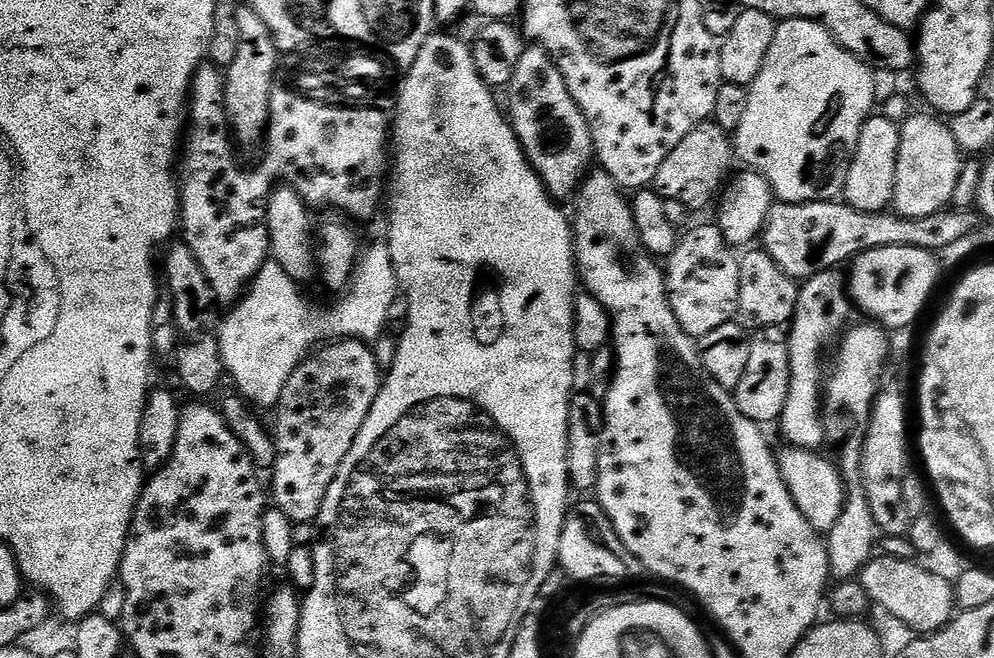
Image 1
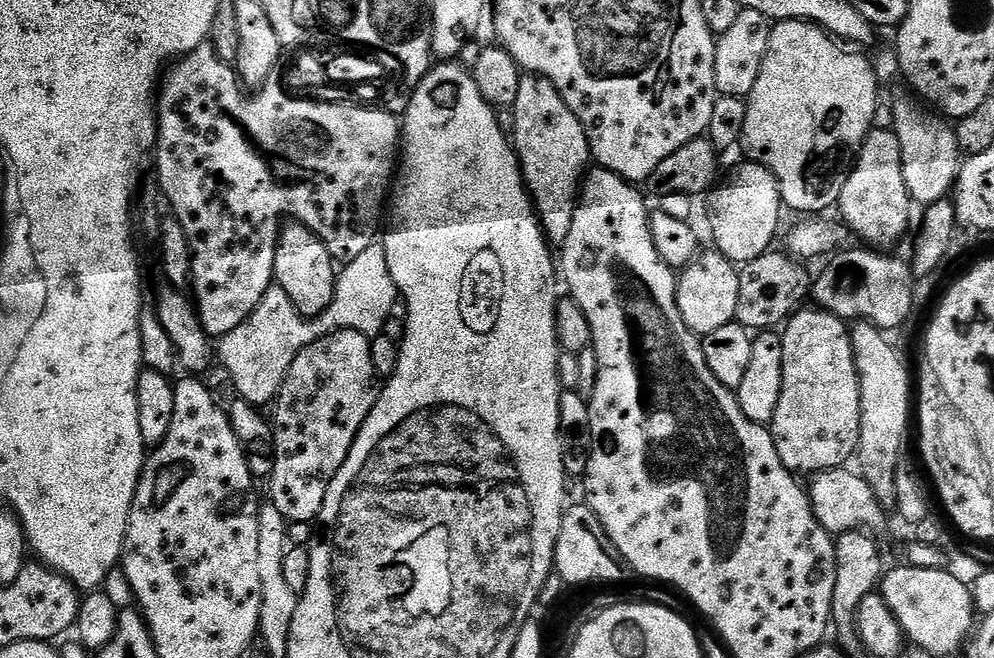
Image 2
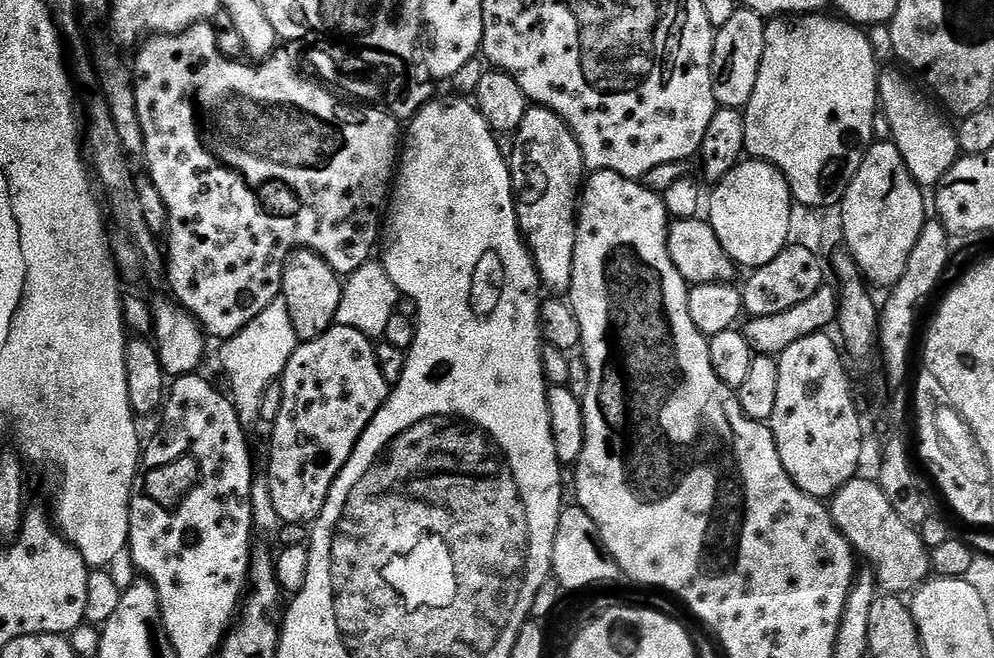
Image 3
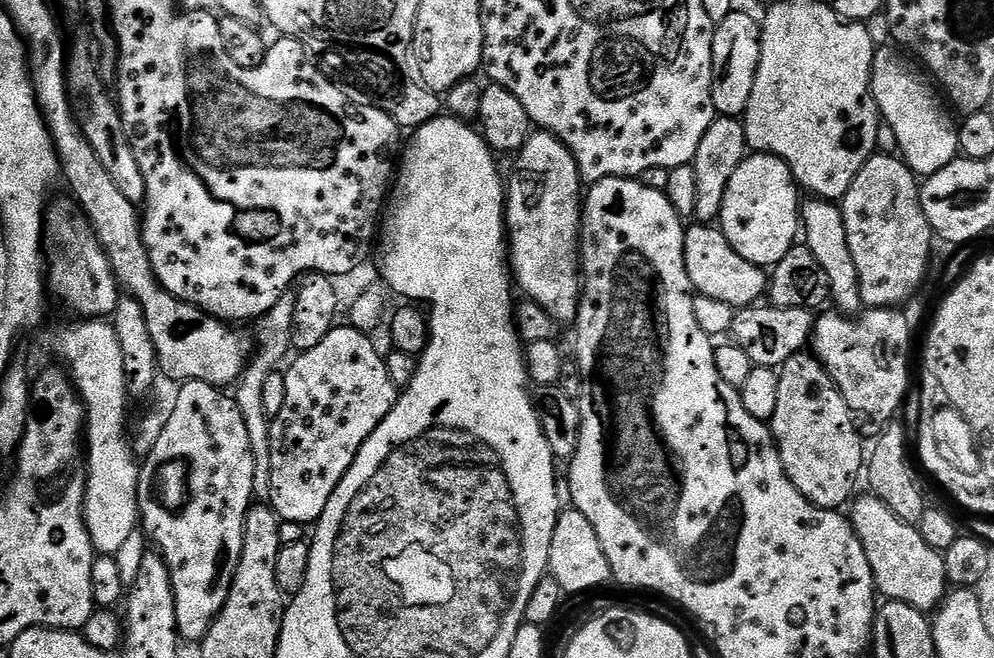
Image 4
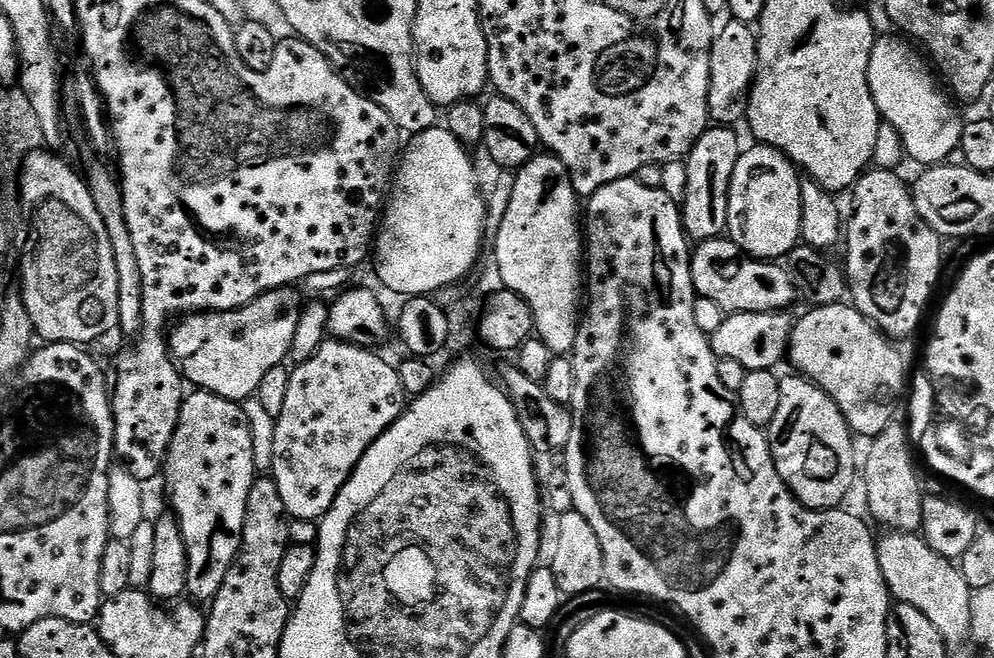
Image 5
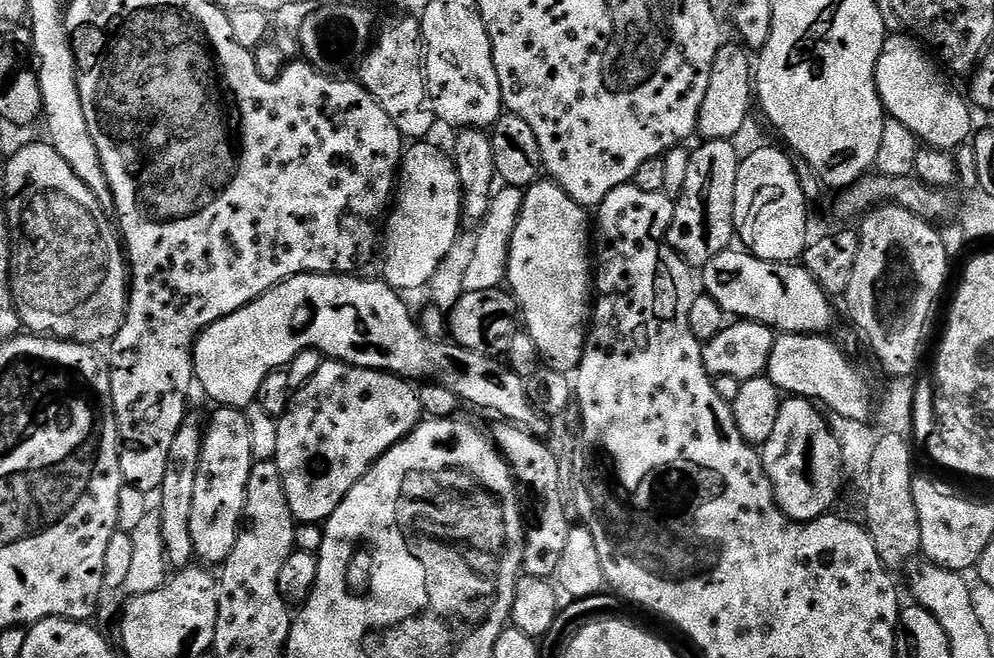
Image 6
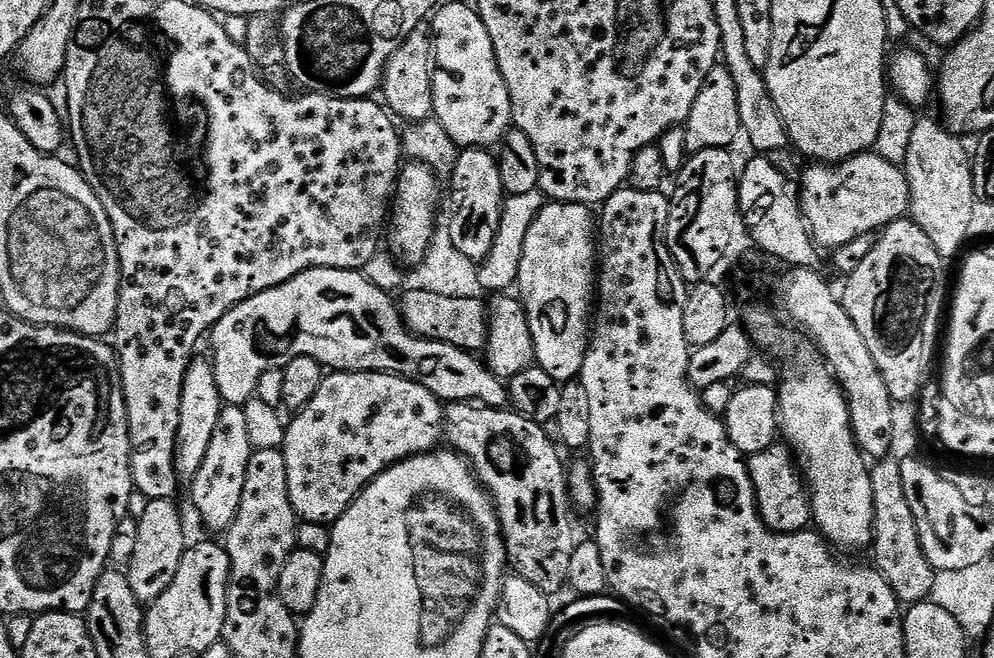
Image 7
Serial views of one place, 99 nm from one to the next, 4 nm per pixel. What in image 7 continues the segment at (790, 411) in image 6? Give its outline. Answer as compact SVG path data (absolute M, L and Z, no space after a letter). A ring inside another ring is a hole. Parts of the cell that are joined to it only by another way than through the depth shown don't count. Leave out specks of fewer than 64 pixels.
M783 442L772 444L762 450L762 454L747 457L746 463L756 495L756 509L760 511L764 525L783 536L805 531L813 523L812 502L788 445Z

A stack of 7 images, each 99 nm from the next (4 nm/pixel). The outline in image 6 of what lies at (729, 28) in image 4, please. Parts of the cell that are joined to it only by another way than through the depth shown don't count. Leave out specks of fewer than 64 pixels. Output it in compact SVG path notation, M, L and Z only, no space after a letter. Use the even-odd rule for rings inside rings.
M740 42L721 43L718 54L714 54L714 66L710 66L710 86L706 86L706 98L702 98L702 110L698 114L696 131L704 140L735 141L736 135L744 128L748 120L748 111L754 108L754 64L750 59L749 49Z

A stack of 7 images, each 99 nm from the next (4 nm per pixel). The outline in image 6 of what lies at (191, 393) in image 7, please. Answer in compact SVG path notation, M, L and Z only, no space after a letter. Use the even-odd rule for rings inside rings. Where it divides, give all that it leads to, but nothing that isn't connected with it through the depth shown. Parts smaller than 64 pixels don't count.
M196 410L189 411L184 417L178 434L174 434L174 443L170 446L170 459L166 461L166 474L162 477L162 486L158 493L160 499L161 532L167 563L176 570L189 567L195 552L190 534L191 507L194 502L194 482L198 479L198 462L202 458L202 442L206 427L205 417Z

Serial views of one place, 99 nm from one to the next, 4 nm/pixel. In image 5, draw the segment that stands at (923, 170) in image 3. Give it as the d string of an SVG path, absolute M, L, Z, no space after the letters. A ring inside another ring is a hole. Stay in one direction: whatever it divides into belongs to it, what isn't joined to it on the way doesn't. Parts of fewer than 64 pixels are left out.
M900 34L877 35L870 50L868 85L883 123L892 126L901 136L907 159L917 160L920 166L935 166L945 163L951 157L948 155L959 149L965 121L960 120L957 105L934 75L929 61L923 55L920 57L911 46Z

